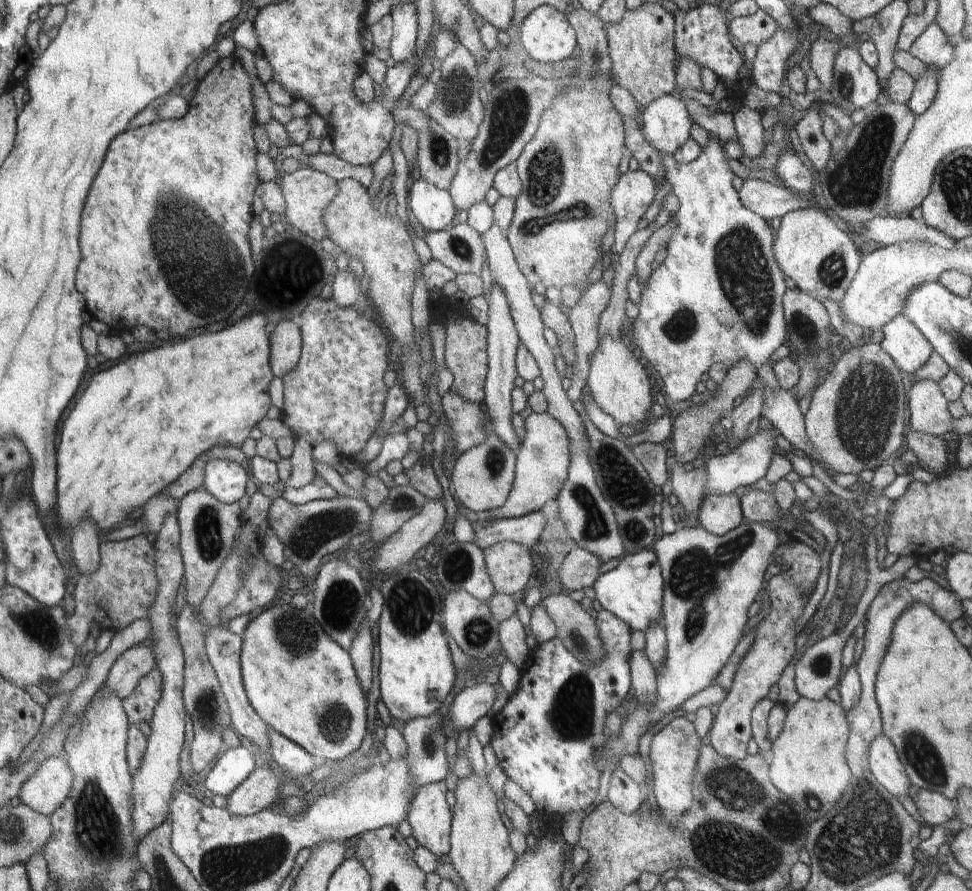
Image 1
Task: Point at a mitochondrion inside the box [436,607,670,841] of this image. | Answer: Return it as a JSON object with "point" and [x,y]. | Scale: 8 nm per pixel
{"point":[569,715]}

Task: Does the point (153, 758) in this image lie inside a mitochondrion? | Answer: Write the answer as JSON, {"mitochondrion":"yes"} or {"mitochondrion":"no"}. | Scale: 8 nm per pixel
{"mitochondrion":"no"}

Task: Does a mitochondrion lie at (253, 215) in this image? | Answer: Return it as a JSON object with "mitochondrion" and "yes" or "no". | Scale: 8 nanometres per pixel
{"mitochondrion":"no"}

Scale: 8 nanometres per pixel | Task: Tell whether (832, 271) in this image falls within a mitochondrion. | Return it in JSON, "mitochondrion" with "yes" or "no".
{"mitochondrion":"yes"}

